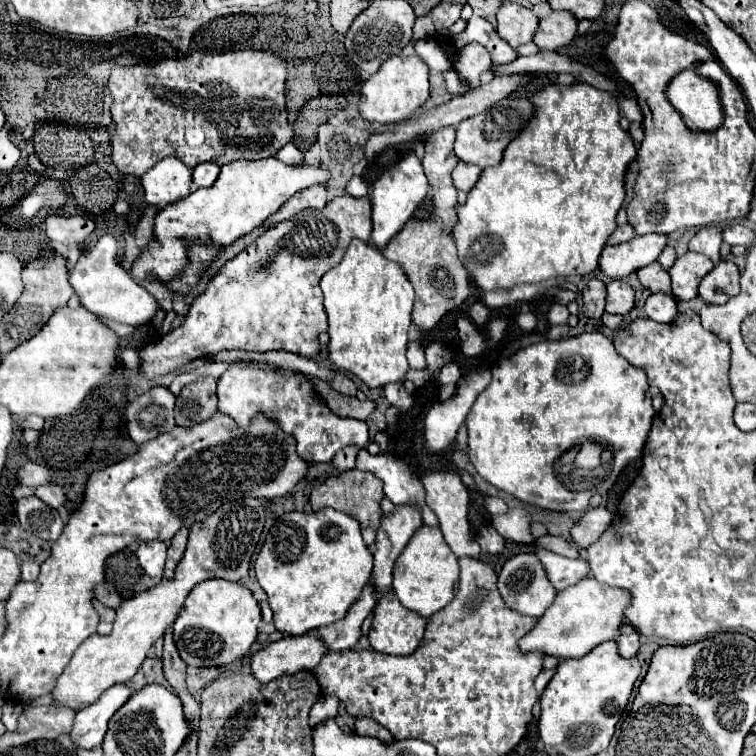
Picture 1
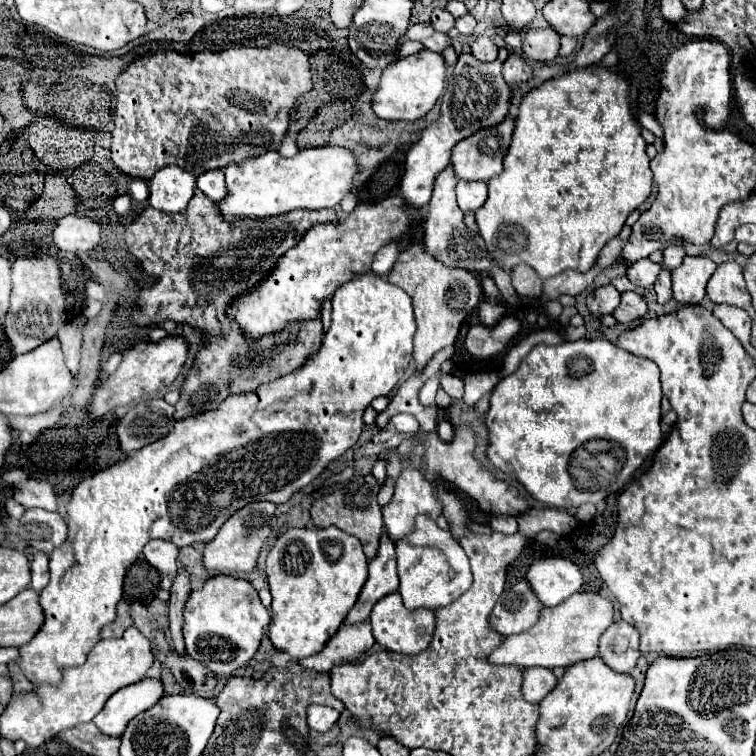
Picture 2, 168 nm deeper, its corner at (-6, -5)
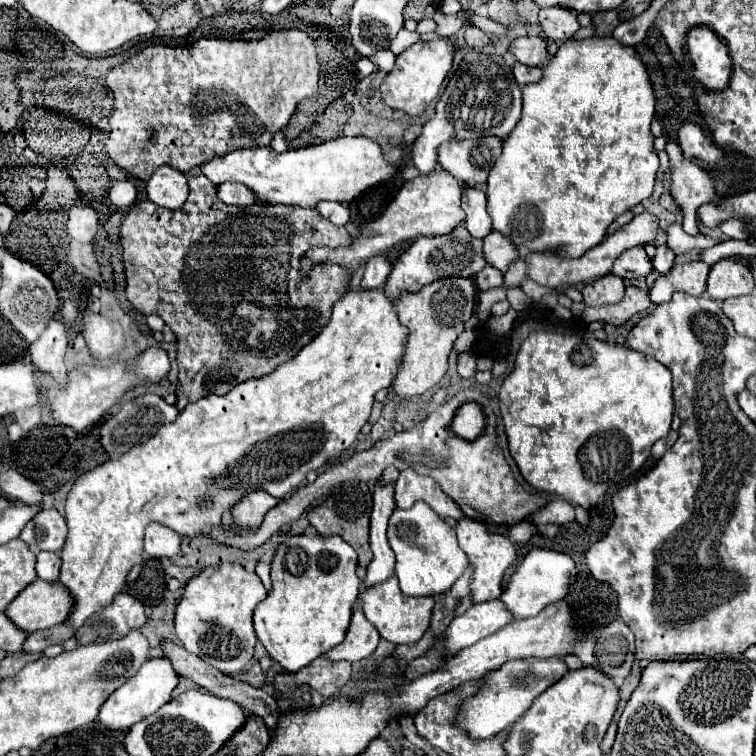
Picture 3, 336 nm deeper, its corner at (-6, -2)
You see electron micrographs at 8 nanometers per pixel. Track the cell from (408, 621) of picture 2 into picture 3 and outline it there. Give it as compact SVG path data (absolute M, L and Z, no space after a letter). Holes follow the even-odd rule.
M395 577L383 581L379 585L363 589L361 595L359 595L359 601L363 605L365 617L377 627L379 635L383 639L395 643L395 645L417 643L423 637L423 633L429 627L433 603L435 603L433 597L429 597L429 595L425 595L425 597L407 597L407 595L403 595Z

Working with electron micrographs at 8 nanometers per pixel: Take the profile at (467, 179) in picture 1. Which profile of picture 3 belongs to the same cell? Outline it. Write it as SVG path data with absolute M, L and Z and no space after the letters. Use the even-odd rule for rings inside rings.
M465 187L463 207L467 213L465 227L475 239L485 239L493 231L493 221L487 213L487 195L477 187Z

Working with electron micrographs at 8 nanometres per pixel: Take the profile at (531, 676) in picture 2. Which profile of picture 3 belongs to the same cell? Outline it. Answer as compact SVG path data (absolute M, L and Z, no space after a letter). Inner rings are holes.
M515 659L503 663L499 669L489 671L481 677L481 687L477 695L461 701L461 711L457 711L457 725L473 741L491 739L509 731L509 727L531 707L531 703L553 683L557 683L569 667L563 659Z

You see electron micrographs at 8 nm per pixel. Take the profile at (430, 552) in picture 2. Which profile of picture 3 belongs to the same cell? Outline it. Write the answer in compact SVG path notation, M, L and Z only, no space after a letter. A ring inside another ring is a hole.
M417 501L411 509L395 509L387 529L389 545L397 557L395 575L405 595L437 595L447 591L469 565L465 551L457 543L455 529L449 527L425 501Z

